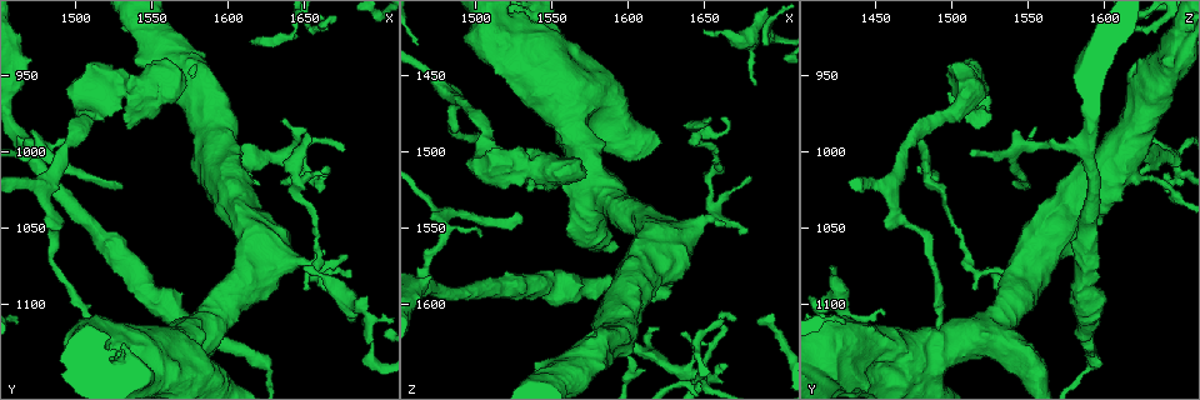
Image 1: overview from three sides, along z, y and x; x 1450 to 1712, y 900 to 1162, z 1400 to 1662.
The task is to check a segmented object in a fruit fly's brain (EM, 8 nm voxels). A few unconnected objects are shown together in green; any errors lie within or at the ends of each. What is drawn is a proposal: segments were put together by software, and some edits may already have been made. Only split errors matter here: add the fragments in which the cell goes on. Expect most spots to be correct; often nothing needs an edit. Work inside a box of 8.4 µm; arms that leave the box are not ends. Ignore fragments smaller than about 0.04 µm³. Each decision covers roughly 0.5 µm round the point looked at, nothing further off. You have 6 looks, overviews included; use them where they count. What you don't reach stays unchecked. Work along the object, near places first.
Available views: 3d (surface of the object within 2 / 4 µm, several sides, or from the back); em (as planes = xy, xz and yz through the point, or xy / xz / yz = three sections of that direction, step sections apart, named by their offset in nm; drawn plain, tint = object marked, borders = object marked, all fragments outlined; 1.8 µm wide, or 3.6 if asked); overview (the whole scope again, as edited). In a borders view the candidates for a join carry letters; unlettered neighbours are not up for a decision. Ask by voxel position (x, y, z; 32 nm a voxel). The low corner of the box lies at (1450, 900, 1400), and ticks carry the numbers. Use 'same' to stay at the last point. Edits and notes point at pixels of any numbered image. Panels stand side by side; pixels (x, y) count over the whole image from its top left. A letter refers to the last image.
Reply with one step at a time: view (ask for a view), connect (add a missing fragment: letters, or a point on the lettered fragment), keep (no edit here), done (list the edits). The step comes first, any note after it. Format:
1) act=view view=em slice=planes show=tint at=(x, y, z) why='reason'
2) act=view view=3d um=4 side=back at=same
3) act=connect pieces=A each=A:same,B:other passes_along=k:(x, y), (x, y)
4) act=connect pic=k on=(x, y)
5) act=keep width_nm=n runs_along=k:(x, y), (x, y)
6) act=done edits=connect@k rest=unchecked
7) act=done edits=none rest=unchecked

act=view view=3d um=2 at=(1508, 1116, 1492) why='thin end'

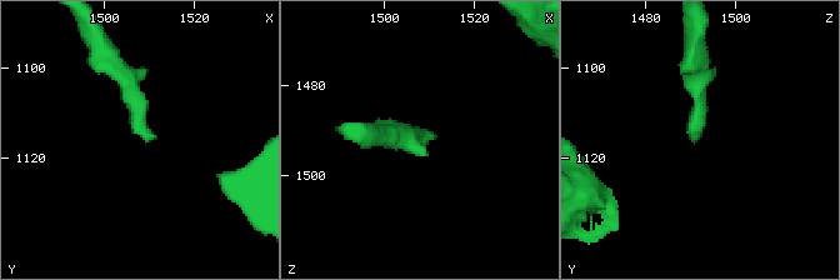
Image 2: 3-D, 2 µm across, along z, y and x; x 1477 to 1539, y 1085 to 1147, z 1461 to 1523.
act=view view=em slice=planes show=borders at=(1509, 1117, 1490)

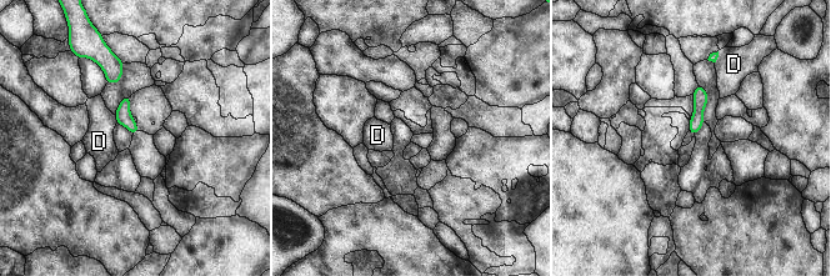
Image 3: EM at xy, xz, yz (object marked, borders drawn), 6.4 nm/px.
act=keep each=D:other border=3:(114, 115), (116, 123) found='none of them fits'

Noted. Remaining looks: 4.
act=view view=em slice=planes show=plain at=(1530, 1024, 1542)

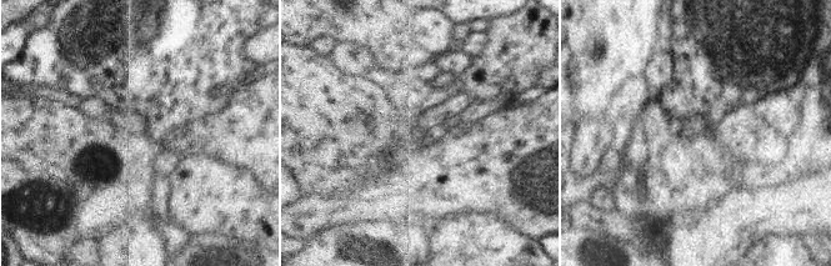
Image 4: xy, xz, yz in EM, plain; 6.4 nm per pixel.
act=view view=em slice=planes show=borders at=same

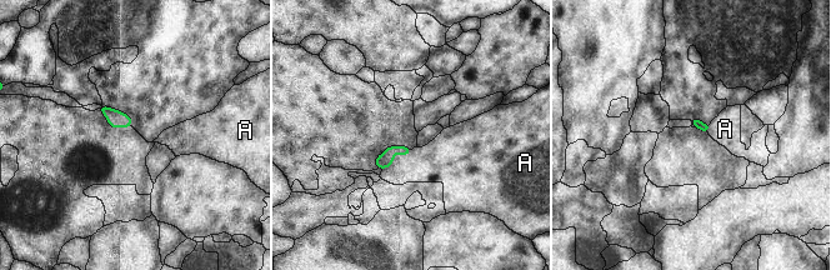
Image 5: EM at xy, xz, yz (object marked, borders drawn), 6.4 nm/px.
act=keep each=A:other border=5:(413, 149), (383, 169) found='none of them fits'

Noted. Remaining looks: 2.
act=done edits=none rest=unchecked

